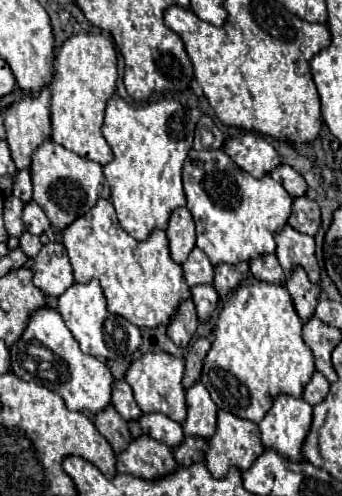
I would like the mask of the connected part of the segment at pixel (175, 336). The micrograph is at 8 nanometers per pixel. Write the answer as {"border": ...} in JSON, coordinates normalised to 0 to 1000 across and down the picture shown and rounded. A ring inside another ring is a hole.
{"border":[[[544,603],[520,615],[509,639],[491,651],[491,679],[520,696],[520,700],[550,700],[567,667],[579,659],[579,639],[561,603]]]}

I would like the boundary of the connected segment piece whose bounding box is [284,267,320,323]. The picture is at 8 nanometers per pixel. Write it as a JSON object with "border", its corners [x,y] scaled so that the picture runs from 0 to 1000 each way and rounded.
{"border":[[[865,538],[848,550],[830,579],[842,583],[842,591],[860,607],[871,639],[895,651],[918,635],[918,619],[924,619],[924,607],[930,607],[930,595],[936,595],[936,579],[906,571],[906,563],[895,558],[895,546],[883,538]]]}

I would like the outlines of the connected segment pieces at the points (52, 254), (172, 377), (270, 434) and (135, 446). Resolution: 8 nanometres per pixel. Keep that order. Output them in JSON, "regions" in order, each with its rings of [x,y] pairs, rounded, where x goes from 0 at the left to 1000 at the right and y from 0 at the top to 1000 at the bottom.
{"regions":[[[[135,490],[94,526],[94,567],[146,603],[175,599],[216,571],[211,538],[181,490]]],[[[462,708],[462,712],[421,712],[409,724],[398,724],[374,740],[363,764],[380,772],[392,804],[421,833],[480,833],[526,853],[538,849],[544,833],[532,756],[538,756],[538,728],[485,708]]],[[[813,796],[772,845],[754,849],[766,897],[784,905],[819,905],[819,913],[830,913],[830,921],[854,921],[854,929],[883,929],[877,905],[906,853],[912,821],[889,804]]],[[[421,873],[386,885],[374,901],[339,921],[339,950],[386,954],[392,962],[456,966],[468,954],[503,954],[503,946],[515,946],[503,905]]]]}

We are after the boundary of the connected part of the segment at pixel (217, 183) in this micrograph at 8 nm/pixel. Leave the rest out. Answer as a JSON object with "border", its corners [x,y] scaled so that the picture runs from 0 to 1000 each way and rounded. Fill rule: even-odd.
{"border":[[[556,300],[538,325],[532,365],[550,405],[544,417],[573,450],[573,494],[608,514],[608,522],[626,534],[637,530],[684,534],[702,526],[731,526],[737,518],[766,510],[801,510],[807,502],[801,470],[836,454],[842,429],[854,421],[854,397],[836,389],[836,381],[819,369],[795,365],[795,357],[784,353],[772,353],[766,361],[725,353],[649,300],[596,300],[596,304]]]}

